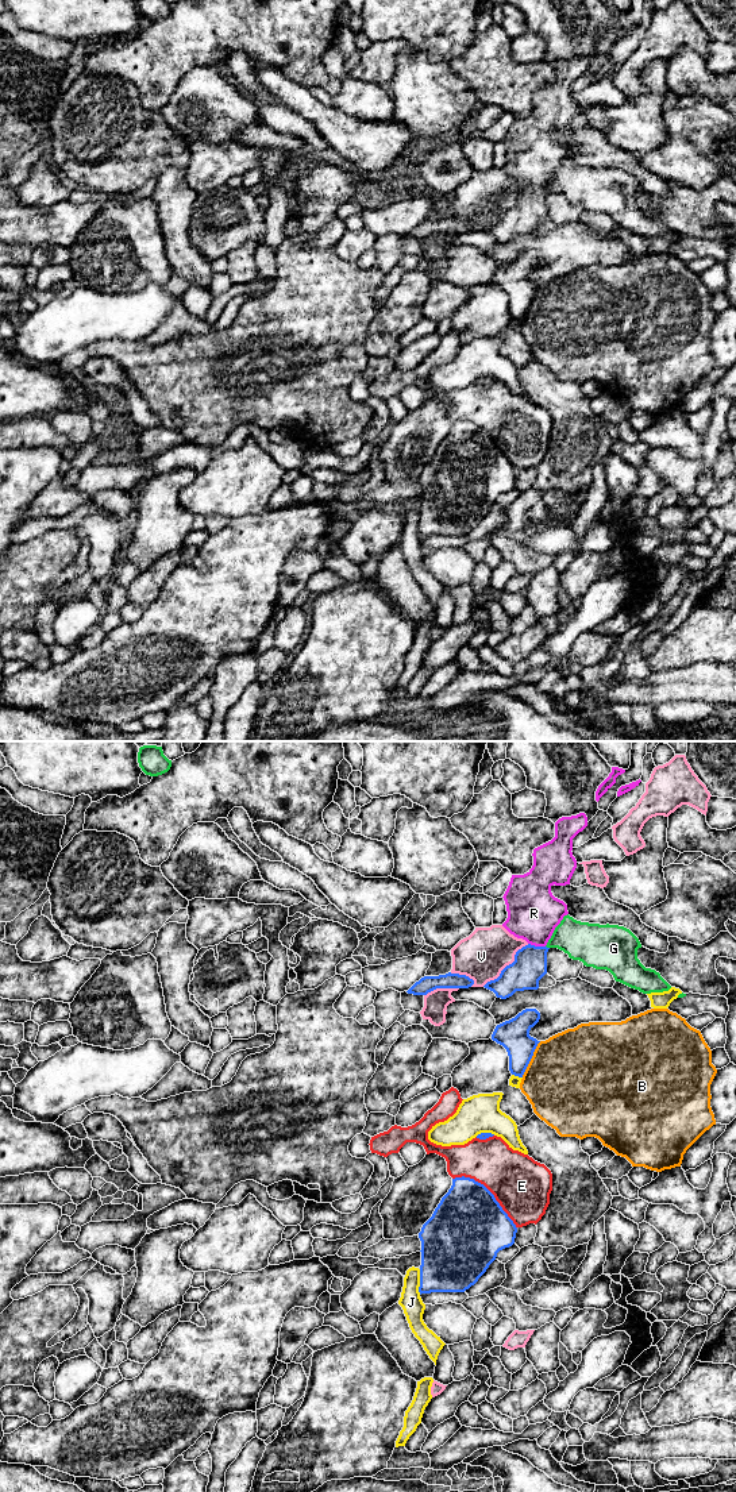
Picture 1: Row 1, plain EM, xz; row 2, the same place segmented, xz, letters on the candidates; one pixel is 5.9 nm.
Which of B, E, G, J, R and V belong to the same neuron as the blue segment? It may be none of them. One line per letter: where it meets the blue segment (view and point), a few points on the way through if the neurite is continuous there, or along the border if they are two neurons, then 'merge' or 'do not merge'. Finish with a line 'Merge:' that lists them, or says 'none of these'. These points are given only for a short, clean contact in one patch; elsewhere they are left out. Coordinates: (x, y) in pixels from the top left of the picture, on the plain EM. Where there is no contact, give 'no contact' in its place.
B: contact xz (531, 301); do not merge
E: contact xz (489, 435); do not merge
G: contact xz (546, 191); border xz (546, 189), (548, 192); do not merge
J: contact xz (420, 525); do not merge
R: contact xz (536, 191); way xz (530, 209), (536, 191), (534, 157); merge
V: contact xz (507, 209); do not merge
Merge: R

